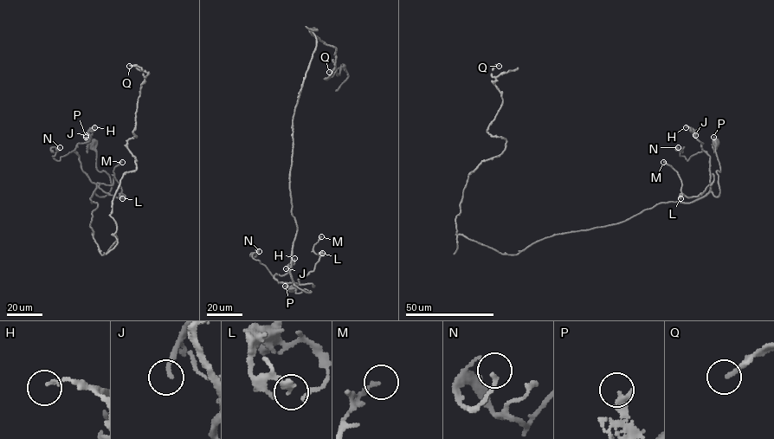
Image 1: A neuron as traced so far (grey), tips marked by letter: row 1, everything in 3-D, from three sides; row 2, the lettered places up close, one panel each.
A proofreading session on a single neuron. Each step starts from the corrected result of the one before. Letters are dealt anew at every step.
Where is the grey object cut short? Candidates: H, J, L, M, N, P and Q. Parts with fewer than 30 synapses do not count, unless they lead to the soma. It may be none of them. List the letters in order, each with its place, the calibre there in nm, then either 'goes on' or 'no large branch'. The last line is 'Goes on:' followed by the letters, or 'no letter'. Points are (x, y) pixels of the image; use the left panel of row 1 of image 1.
H: at (94, 127); 120 nm thick; no large branch
J: at (86, 135); 180 nm thick; no large branch
L: at (122, 198); 220 nm thick; no large branch
M: at (122, 162); 170 nm thick; no large branch
N: at (60, 147); 160 nm thick; no large branch
P: at (86, 137); 200 nm thick; no large branch
Q: at (129, 66); 200 nm thick; no large branch
Goes on: no letter

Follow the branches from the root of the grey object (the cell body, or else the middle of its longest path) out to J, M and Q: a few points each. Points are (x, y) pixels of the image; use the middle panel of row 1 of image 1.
J: (293, 289), (311, 292), (296, 283), (279, 282), (274, 276), (287, 274), (290, 267), (286, 268)
M: (293, 289), (311, 292), (294, 283), (313, 270), (321, 254), (312, 248), (321, 236)
Q: (293, 289), (311, 292), (290, 274), (290, 190), (311, 29), (336, 48), (326, 79), (344, 65), (329, 72)

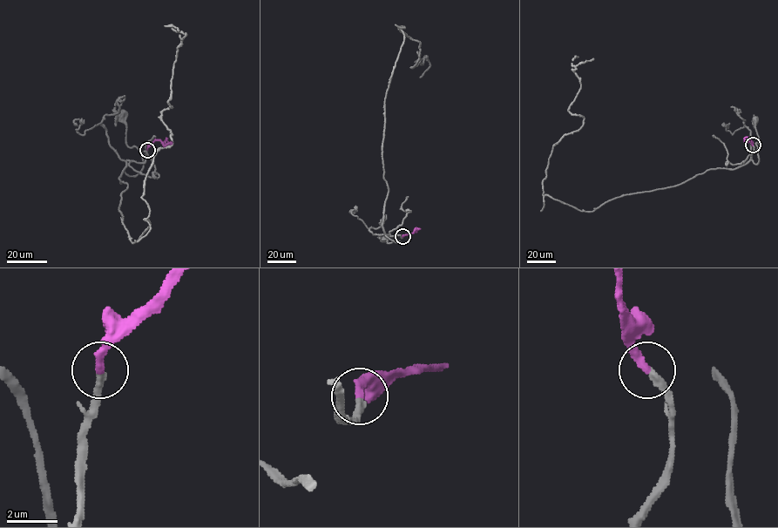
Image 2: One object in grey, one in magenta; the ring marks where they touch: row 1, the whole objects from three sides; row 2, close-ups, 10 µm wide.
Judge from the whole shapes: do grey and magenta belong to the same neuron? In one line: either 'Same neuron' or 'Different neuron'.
Same neuron

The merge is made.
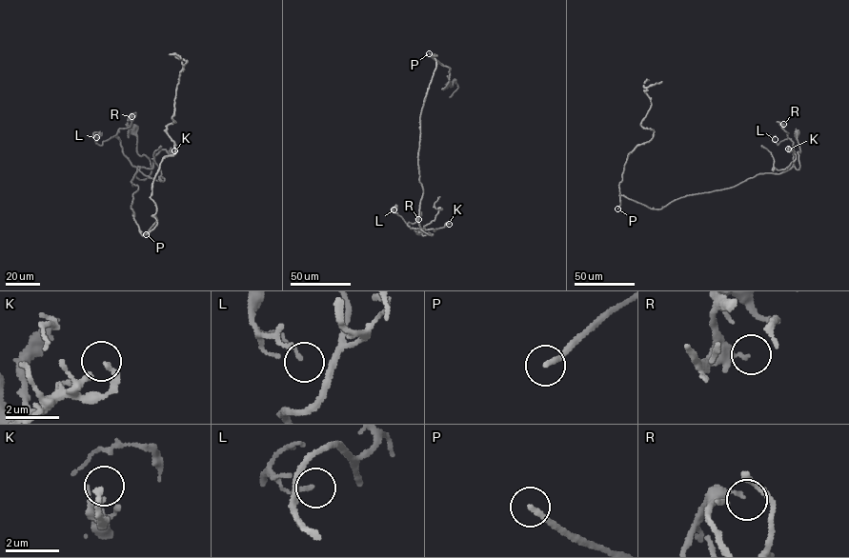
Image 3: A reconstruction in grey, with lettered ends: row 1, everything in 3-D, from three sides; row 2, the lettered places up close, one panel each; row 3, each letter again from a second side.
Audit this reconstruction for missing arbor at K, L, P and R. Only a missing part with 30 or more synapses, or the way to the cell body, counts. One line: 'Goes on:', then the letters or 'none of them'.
Goes on: P

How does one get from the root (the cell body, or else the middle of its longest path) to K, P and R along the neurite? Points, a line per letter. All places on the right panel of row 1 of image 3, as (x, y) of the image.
K: (798, 132), (798, 169), (794, 166), (794, 149), (788, 149)
P: (798, 132), (798, 169), (758, 174), (730, 188), (680, 197), (660, 209), (621, 195), (617, 209)
R: (798, 132), (798, 169), (794, 166), (793, 142), (783, 124)

